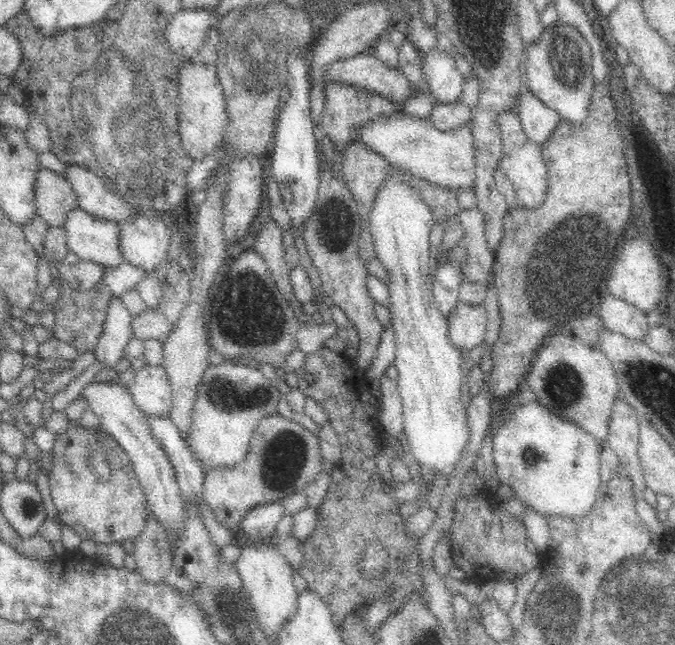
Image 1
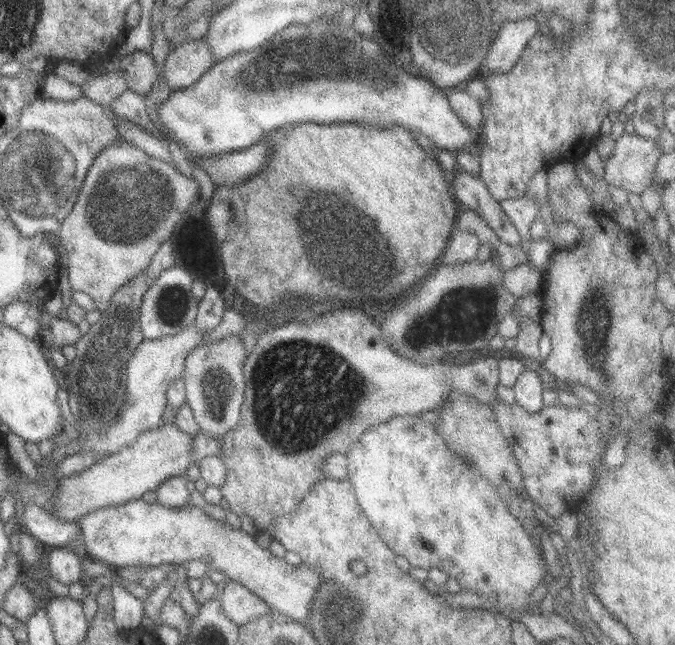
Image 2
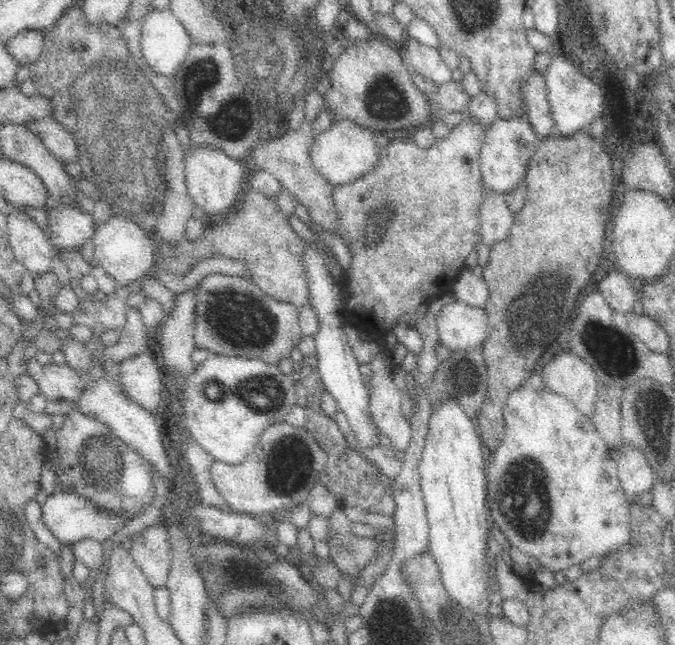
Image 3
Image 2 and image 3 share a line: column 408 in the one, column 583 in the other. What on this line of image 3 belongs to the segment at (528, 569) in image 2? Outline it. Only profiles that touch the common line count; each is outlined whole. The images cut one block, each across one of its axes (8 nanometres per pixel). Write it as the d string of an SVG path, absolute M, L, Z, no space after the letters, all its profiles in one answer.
M526 381L518 390L509 394L503 411L504 434L497 451L487 457L485 470L487 482L487 505L489 510L490 523L498 526L506 540L519 552L526 554L529 558L535 558L538 563L548 571L557 573L566 571L569 566L582 565L589 559L600 561L610 553L618 550L618 547L628 544L631 540L631 499L625 494L621 487L617 459L615 454L609 450L600 434L593 426L590 417L582 415L566 398L558 396L546 387L535 389Z

